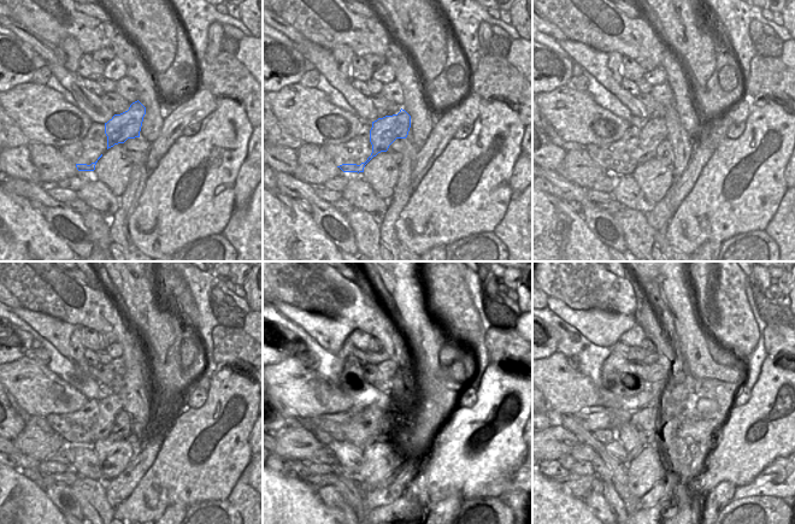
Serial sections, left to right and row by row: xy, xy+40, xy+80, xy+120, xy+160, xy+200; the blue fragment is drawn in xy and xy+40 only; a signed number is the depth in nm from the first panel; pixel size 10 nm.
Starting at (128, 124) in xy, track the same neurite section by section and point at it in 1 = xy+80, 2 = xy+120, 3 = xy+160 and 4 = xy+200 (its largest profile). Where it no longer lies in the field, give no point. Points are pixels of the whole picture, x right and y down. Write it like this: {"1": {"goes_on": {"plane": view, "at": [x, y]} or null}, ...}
{"1": {"goes_on": {"plane": "xy+80", "at": [654, 131]}}, "2": {"goes_on": {"plane": "xy+120", "at": [109, 407]}}, "3": {"goes_on": {"plane": "xy+160", "at": [378, 412]}}, "4": {"goes_on": {"plane": "xy+200", "at": [645, 419]}}}

